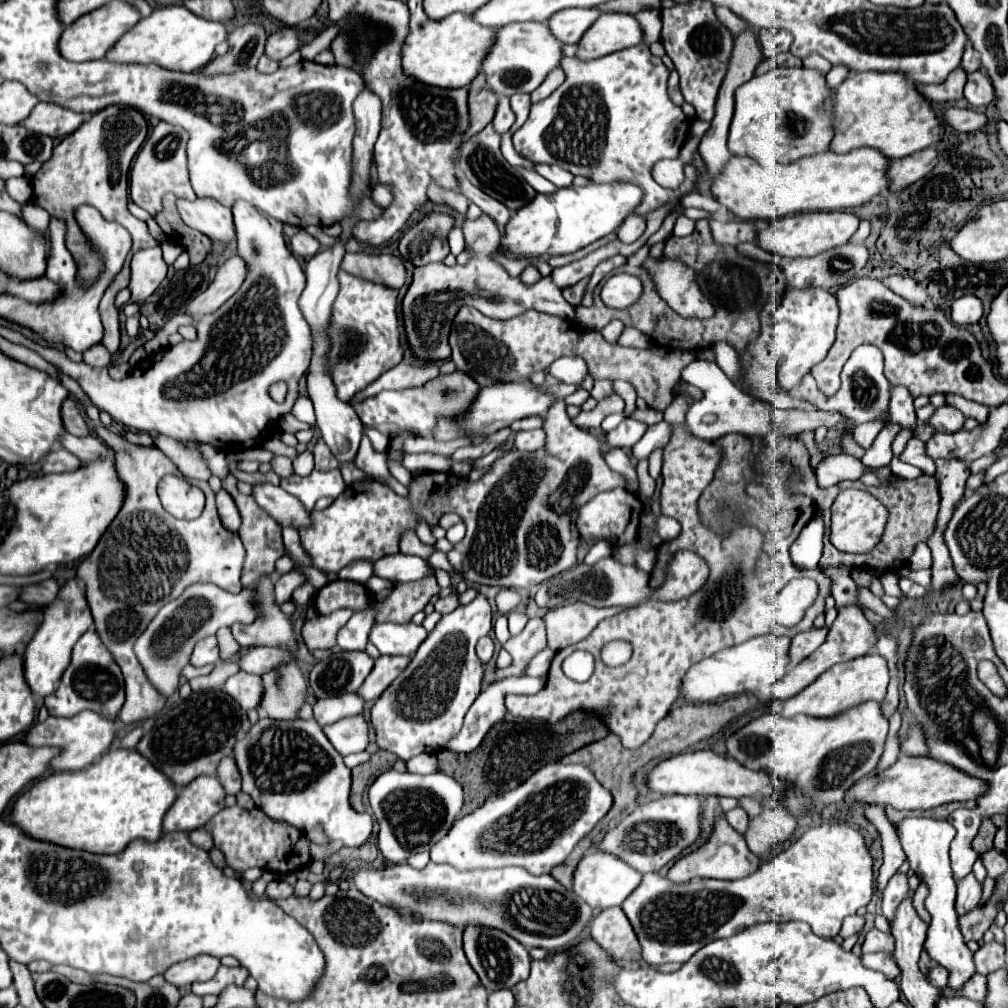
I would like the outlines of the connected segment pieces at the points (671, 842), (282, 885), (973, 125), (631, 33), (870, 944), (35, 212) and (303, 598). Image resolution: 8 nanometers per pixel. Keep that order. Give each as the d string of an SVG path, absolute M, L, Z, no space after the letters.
M663 796L639 804L615 828L607 830L595 848L621 858L641 874L659 872L667 862L681 856L683 848L691 846L699 838L699 814L701 804L697 796Z
M273 880L273 882L267 884L265 894L267 894L267 898L271 898L271 900L287 898L287 896L293 896L293 886L287 884L287 882L283 882L283 880Z
M945 108L941 112L941 120L945 126L951 126L957 132L975 132L987 124L987 118L969 108Z
M609 12L601 14L601 18L597 18L591 28L587 28L587 34L583 34L577 44L579 48L575 56L587 62L593 58L607 56L611 52L637 46L639 42L643 42L639 22L631 14Z
M871 928L863 940L863 952L879 952L879 950L889 950L889 954L893 954L891 934L883 934L877 928Z
M23 204L23 218L25 218L25 224L37 234L37 236L47 236L47 226L49 226L49 214L47 212L41 212L37 206L33 204Z
M303 584L301 588L297 588L297 590L293 592L293 602L299 604L299 606L307 606L307 604L313 602L313 596L315 596L315 592L311 592L309 584Z

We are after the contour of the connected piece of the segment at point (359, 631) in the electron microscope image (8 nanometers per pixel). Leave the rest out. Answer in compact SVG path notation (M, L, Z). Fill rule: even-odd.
M357 612L351 620L339 630L337 644L341 650L365 650L369 640L369 632L373 626L373 618L365 612Z

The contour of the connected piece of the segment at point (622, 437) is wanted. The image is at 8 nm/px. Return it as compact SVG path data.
M627 418L615 430L605 434L605 444L611 446L611 448L625 448L625 450L629 450L635 442L641 440L645 430L647 430L647 424L643 424L639 420L633 420L633 418Z

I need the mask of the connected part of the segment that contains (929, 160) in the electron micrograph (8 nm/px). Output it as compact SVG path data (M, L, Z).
M925 148L921 152L915 152L911 156L889 160L887 164L887 178L889 178L889 192L901 192L909 184L917 182L925 174L931 172L931 166L935 166L935 150Z

